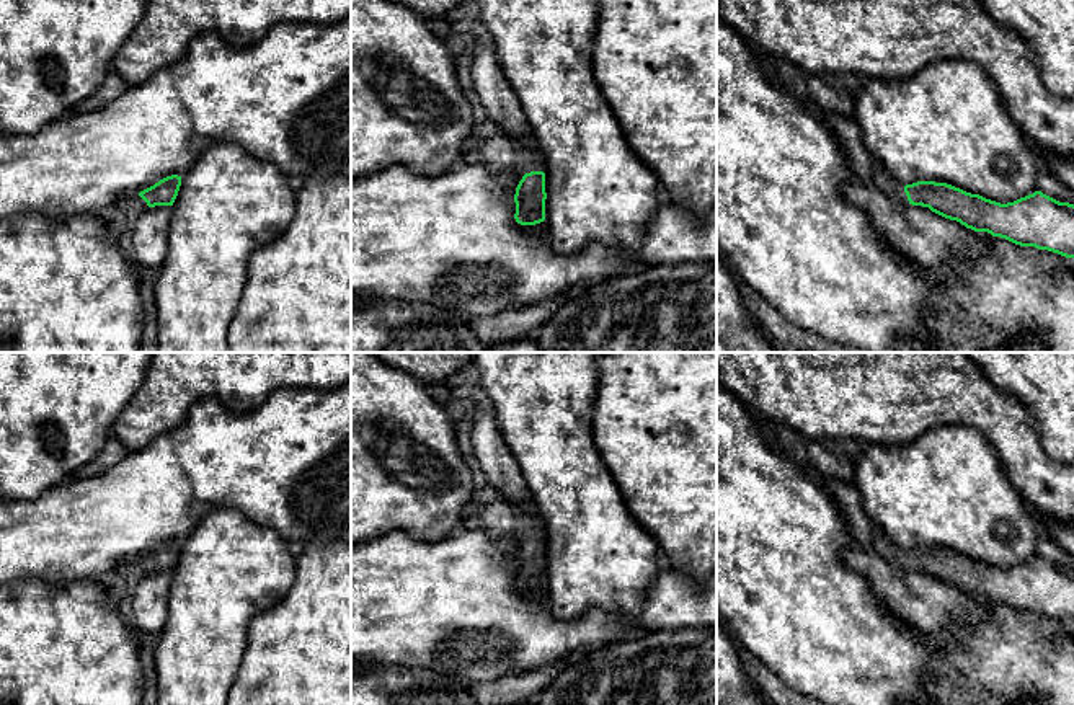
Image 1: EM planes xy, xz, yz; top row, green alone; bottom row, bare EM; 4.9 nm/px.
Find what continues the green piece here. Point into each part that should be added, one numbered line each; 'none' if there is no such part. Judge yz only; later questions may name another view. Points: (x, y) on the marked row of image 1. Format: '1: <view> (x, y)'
1: yz (869, 170)

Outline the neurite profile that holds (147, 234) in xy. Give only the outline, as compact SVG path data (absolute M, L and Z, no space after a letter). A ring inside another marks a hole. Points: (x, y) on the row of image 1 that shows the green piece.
M155 206L129 220L126 246L142 273L155 273L165 261L171 206Z

